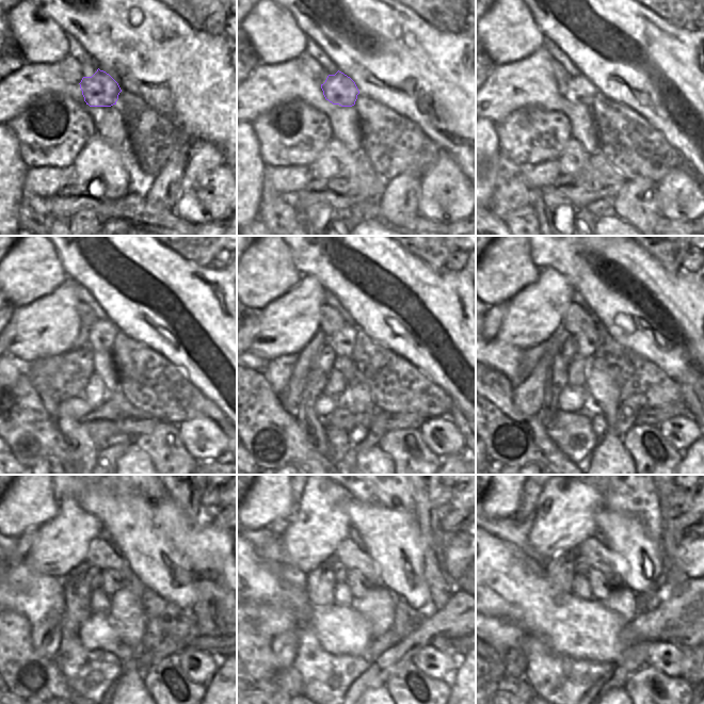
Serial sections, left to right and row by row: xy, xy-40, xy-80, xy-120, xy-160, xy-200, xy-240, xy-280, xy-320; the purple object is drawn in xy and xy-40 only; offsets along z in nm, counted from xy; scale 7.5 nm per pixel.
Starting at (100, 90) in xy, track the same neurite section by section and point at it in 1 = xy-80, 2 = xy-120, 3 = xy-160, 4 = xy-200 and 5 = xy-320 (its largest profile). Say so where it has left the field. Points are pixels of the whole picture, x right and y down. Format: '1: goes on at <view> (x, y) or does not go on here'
1: goes on at xy-80 (579, 90)
2: goes on at xy-120 (101, 336)
3: goes on at xy-160 (342, 341)
4: goes on at xy-200 (587, 340)
5: goes on at xy-320 (601, 587)

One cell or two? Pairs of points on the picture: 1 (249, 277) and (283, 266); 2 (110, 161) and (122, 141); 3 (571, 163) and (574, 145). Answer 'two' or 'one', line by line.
1: one
2: two
3: one

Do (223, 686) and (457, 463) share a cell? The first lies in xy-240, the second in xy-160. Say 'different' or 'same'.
same

